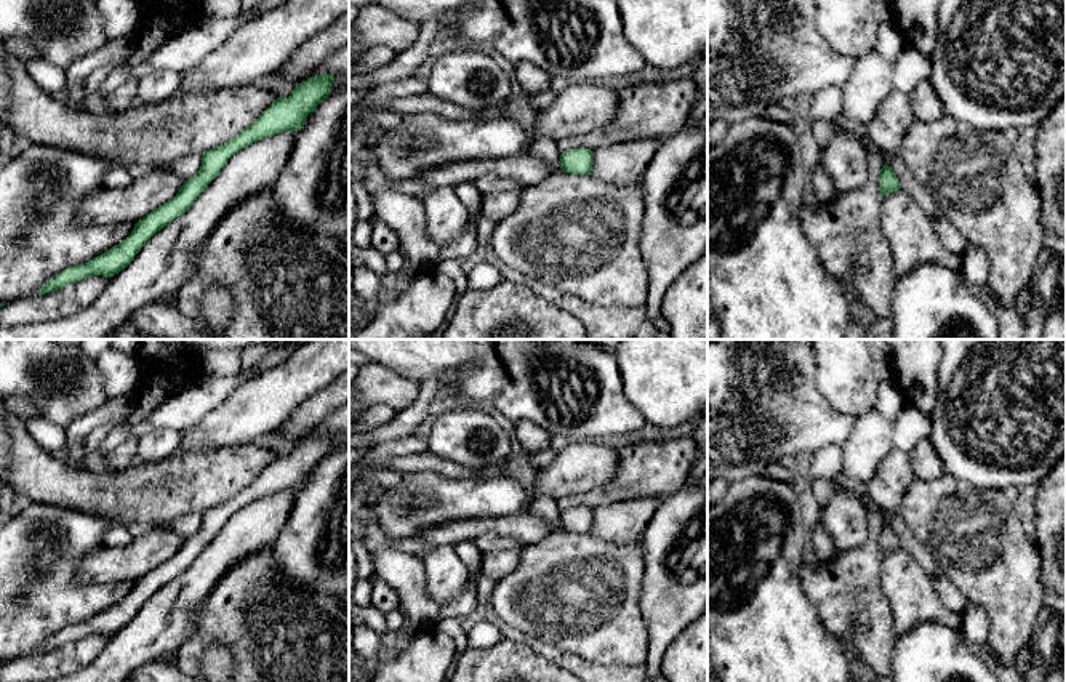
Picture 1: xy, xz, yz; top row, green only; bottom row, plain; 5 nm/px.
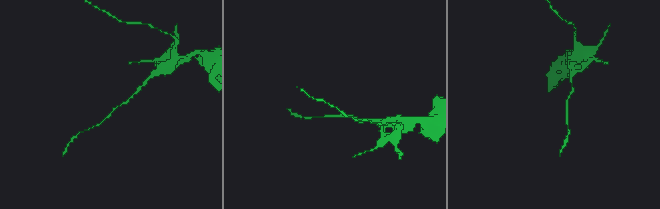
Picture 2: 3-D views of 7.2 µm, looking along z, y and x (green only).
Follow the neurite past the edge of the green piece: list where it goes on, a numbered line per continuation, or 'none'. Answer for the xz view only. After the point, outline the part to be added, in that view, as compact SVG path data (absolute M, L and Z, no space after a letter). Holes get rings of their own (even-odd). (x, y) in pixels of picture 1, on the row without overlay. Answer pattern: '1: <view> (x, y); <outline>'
none

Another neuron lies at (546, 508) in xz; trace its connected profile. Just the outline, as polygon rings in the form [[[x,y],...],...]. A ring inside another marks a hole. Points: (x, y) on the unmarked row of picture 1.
[[[547,495],[533,498],[528,511],[552,525],[557,525],[560,520],[557,501]]]

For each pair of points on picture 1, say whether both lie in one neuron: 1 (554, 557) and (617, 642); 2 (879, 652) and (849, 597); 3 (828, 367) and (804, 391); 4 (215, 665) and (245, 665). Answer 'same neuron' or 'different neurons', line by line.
1: same neuron
2: same neuron
3: different neurons
4: different neurons

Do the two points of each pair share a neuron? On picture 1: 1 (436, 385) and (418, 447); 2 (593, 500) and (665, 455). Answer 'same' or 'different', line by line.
1: different
2: same

